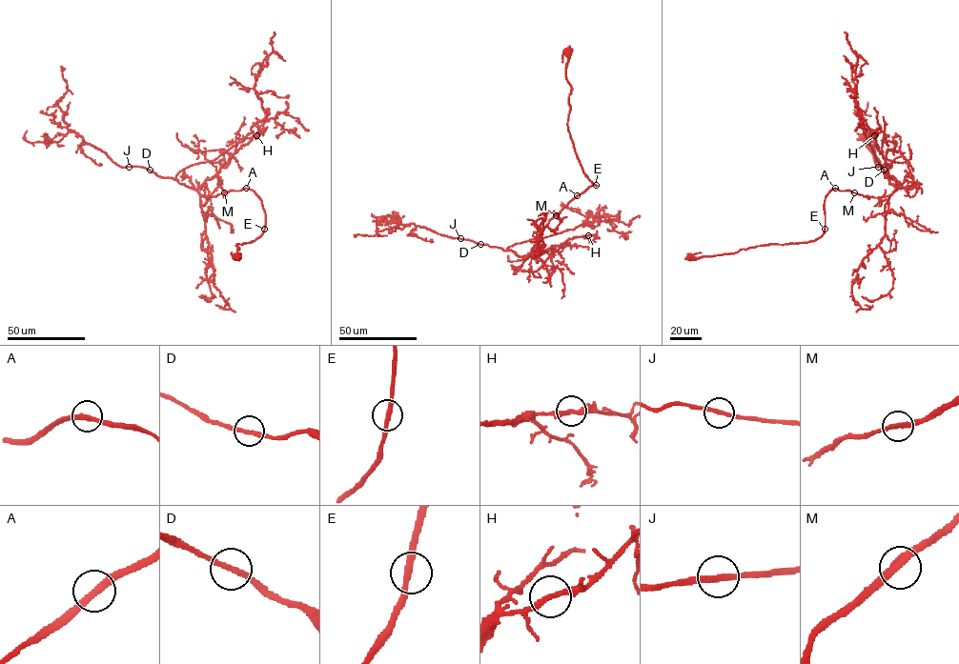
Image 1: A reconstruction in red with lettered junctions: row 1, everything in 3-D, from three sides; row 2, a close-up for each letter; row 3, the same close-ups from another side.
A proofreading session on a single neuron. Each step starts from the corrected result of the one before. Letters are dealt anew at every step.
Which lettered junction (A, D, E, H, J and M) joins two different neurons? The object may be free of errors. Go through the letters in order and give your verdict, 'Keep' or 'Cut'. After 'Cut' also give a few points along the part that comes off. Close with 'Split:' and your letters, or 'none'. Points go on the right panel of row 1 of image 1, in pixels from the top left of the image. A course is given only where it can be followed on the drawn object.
A: Keep
D: Keep
E: Keep
H: Keep
J: Keep
M: Keep
Split: none

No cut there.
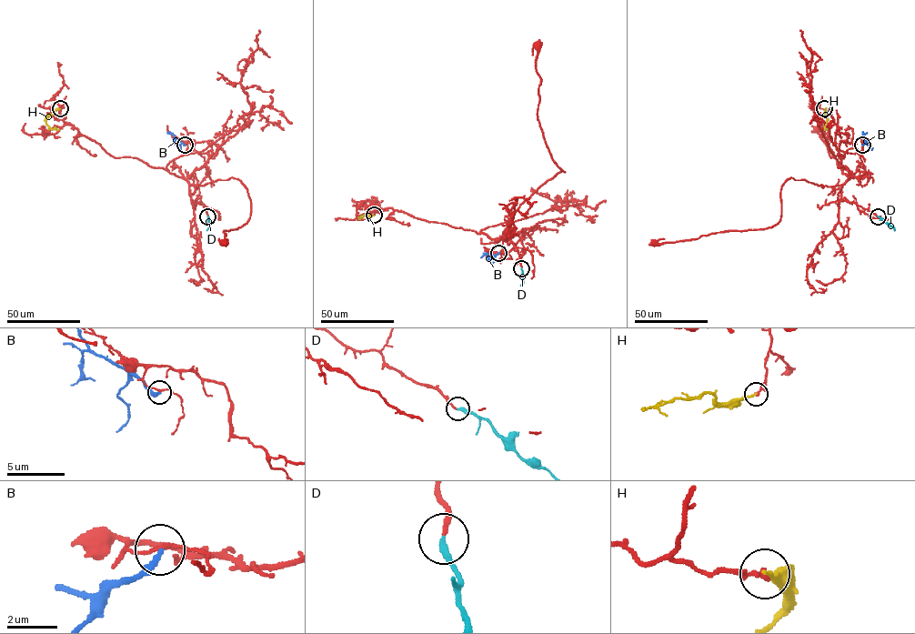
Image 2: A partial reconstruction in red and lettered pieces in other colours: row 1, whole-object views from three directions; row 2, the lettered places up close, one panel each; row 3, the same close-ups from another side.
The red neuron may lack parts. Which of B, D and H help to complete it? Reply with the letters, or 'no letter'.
D

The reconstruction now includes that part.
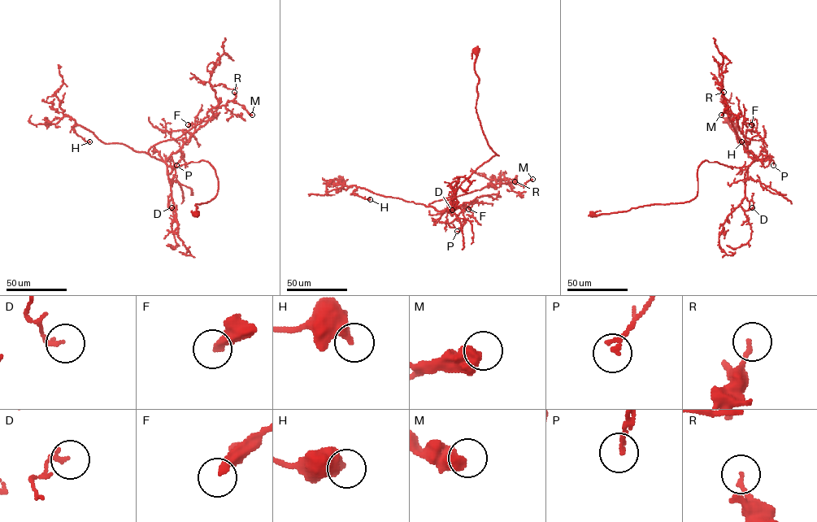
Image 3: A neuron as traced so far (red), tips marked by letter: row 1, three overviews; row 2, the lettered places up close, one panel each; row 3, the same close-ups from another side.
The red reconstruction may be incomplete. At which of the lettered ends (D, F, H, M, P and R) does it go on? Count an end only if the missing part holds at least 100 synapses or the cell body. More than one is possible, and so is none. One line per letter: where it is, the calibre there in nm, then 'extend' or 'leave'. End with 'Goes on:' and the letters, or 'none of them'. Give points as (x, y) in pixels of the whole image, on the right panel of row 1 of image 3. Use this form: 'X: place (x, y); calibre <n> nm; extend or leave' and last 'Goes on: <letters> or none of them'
D: place (752, 207); calibre 160 nm; leave
F: place (751, 124); calibre 300 nm; leave
H: place (741, 141); calibre 500 nm; leave
M: place (721, 115); calibre 600 nm; leave
P: place (773, 165); calibre 200 nm; leave
R: place (723, 92); calibre 160 nm; leave
Goes on: none of them

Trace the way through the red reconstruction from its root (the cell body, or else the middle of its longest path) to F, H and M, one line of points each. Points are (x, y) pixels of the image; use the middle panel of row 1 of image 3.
F: (475, 50), (475, 112), (488, 145), (499, 155), (462, 183), (445, 210), (475, 199), (468, 209)
H: (475, 50), (475, 112), (488, 145), (499, 155), (462, 183), (443, 211), (359, 187), (353, 192), (370, 199)
M: (475, 50), (475, 112), (499, 155), (462, 183), (443, 211), (428, 205), (532, 179)

